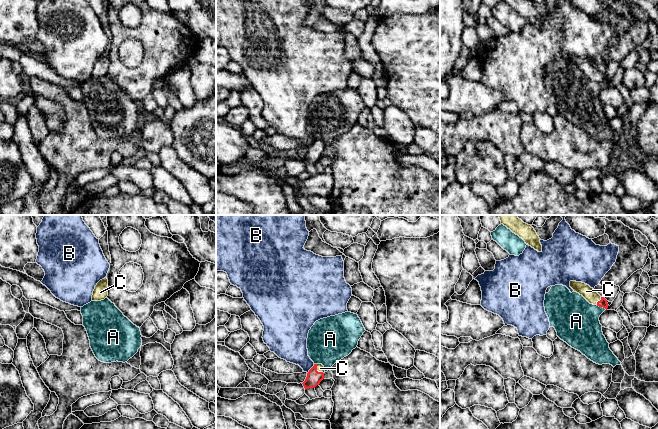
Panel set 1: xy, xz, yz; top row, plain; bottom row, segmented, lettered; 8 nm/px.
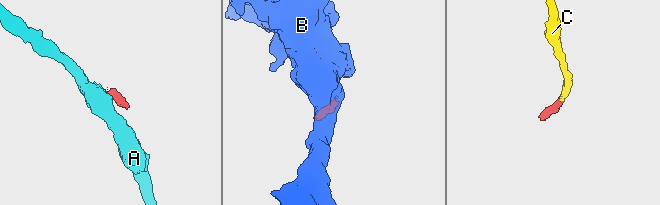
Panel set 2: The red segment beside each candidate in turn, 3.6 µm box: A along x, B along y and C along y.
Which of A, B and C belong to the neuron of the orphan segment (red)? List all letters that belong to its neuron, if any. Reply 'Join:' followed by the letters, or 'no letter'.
Join: C

